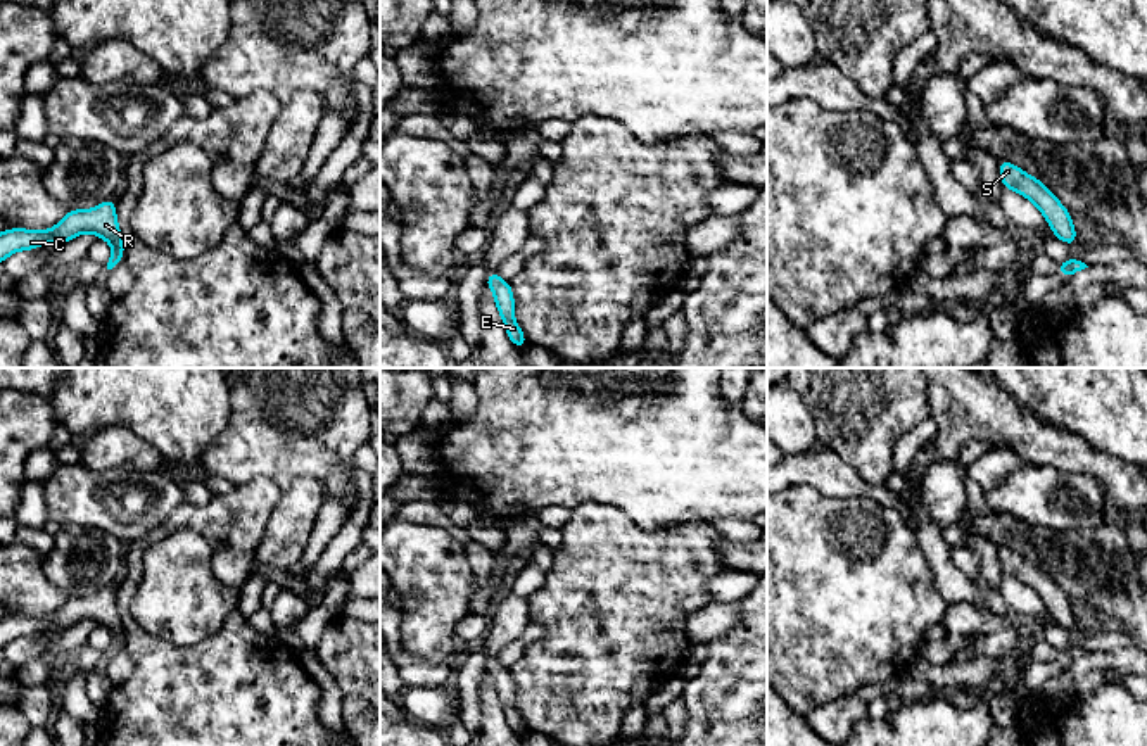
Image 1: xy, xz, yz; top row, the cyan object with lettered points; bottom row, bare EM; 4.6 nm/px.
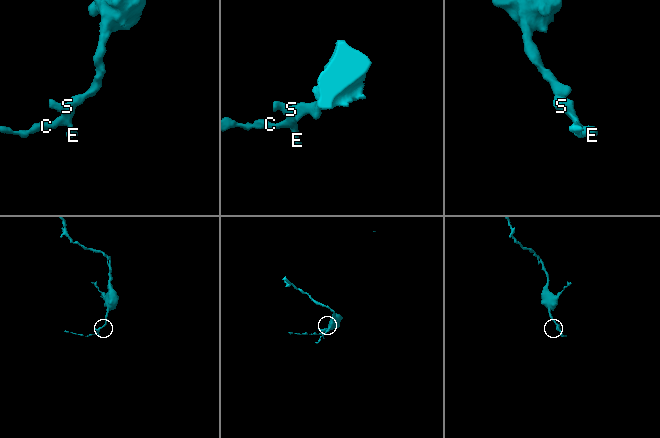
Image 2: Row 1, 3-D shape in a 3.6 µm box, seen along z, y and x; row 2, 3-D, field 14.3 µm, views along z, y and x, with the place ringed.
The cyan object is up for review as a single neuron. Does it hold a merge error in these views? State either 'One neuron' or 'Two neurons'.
One neuron

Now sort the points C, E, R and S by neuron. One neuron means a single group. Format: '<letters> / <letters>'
C E R S

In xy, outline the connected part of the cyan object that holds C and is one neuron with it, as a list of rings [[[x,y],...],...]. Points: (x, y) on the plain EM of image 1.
[[[116,585],[104,587],[93,596],[74,596],[50,616],[10,615],[0,618],[0,651],[14,639],[35,637],[40,632],[66,630],[81,620],[93,620],[112,634],[102,660],[111,661],[124,644],[124,629],[116,603]]]

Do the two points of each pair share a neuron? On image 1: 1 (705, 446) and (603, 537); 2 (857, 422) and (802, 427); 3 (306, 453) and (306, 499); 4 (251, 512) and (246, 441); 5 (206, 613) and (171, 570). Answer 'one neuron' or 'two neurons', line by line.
1: two neurons
2: two neurons
3: two neurons
4: two neurons
5: one neuron

